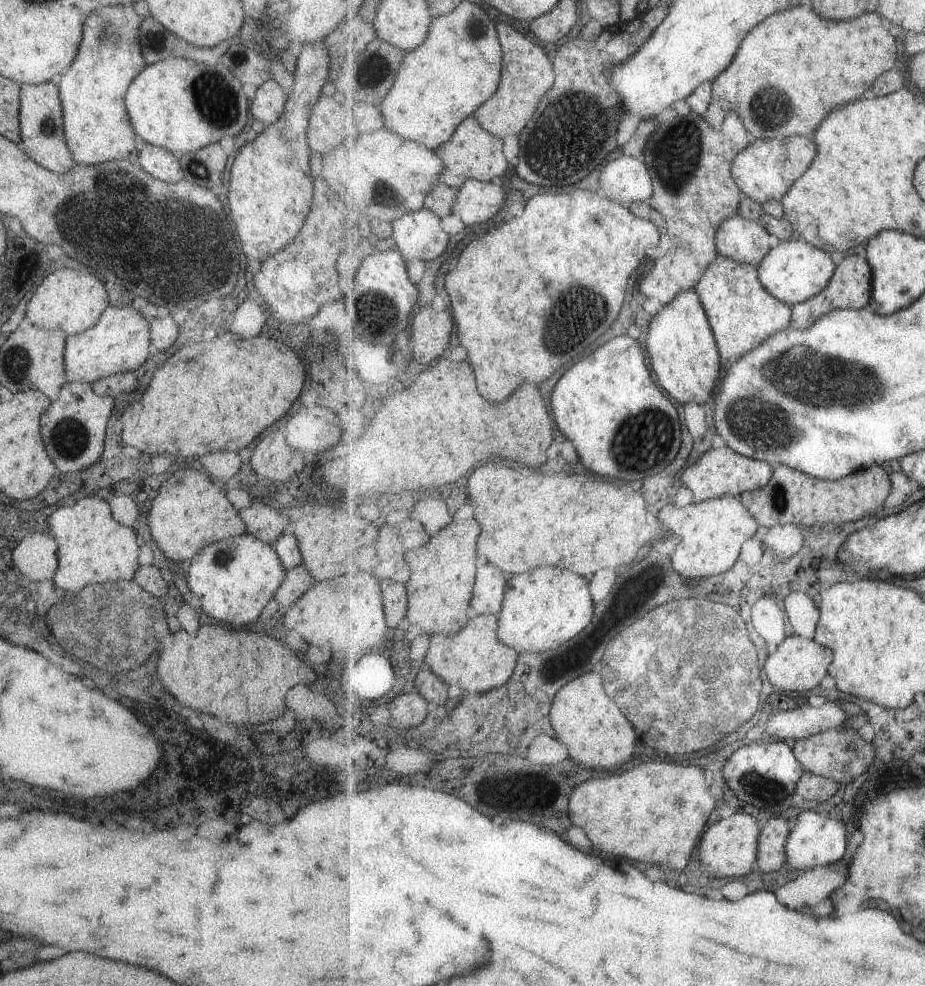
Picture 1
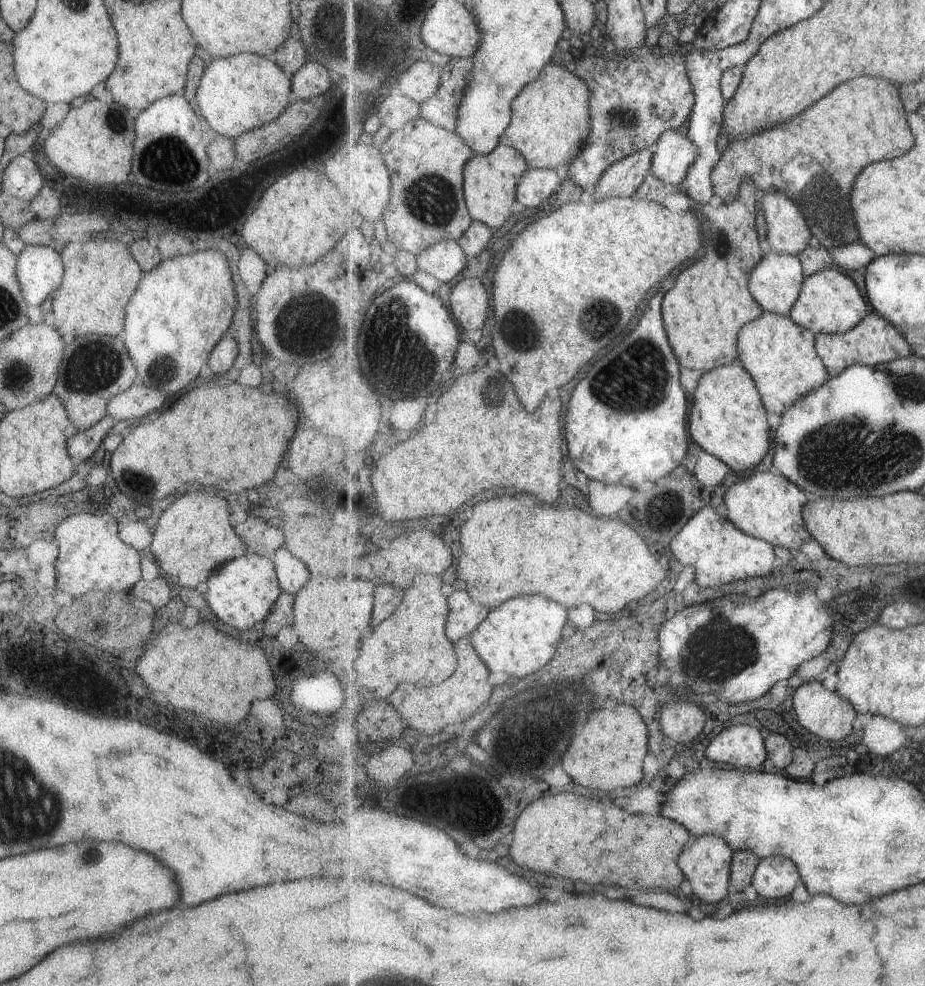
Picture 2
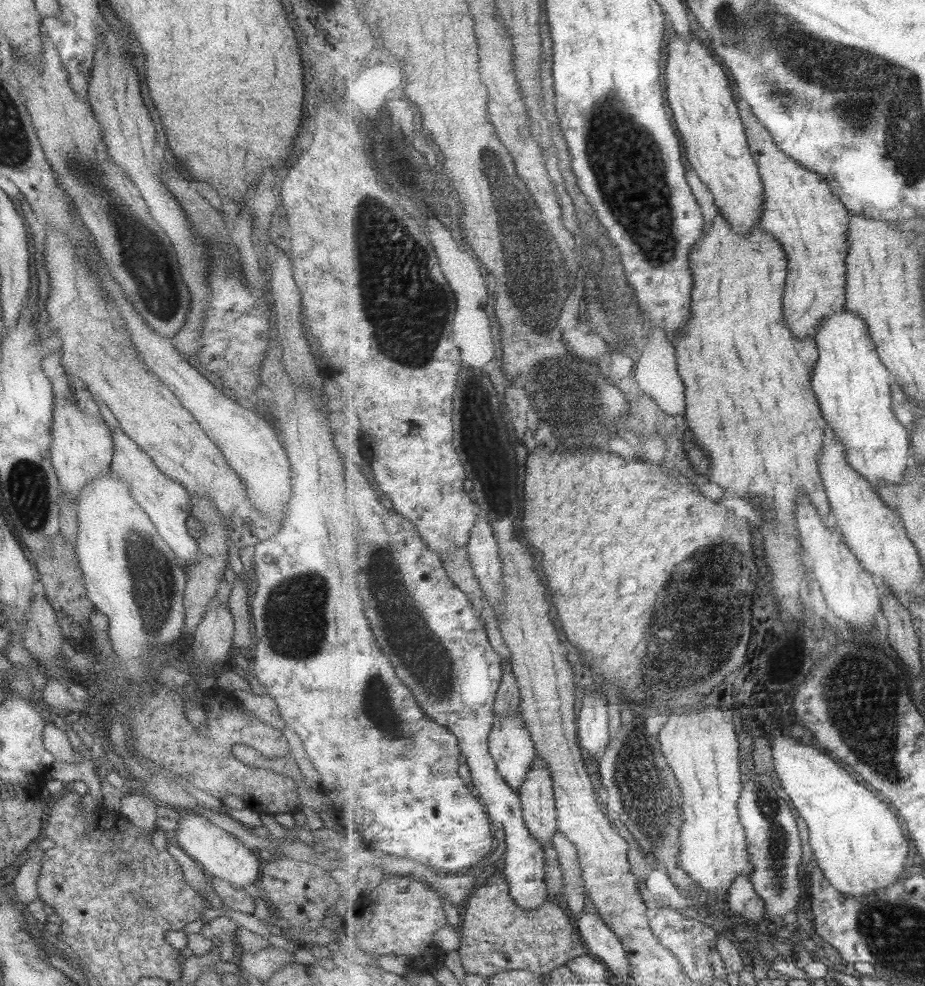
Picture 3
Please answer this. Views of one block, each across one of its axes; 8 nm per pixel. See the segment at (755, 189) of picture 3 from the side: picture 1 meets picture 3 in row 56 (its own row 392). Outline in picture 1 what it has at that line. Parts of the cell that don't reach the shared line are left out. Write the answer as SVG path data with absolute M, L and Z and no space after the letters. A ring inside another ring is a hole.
M696 289L681 291L668 305L663 306L661 312L652 318L648 327L646 344L655 376L671 398L674 398L682 406L687 403L707 404L713 398L711 394L717 388L723 358L720 355L716 334L713 332L712 324Z

